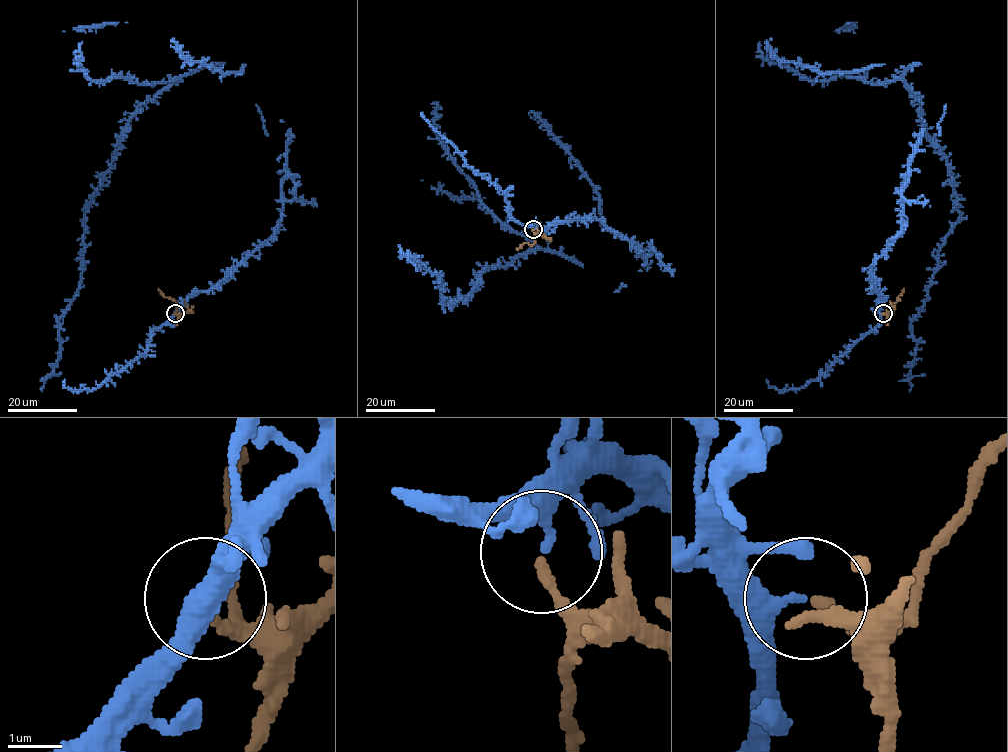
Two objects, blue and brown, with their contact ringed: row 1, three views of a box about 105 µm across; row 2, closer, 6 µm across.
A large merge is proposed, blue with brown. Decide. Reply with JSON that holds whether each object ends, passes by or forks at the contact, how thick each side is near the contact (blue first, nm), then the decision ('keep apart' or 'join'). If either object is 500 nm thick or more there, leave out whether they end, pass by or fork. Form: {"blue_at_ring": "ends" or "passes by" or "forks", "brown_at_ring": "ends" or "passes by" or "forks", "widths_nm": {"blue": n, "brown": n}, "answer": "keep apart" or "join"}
{"blue_at_ring": "ends", "brown_at_ring": "ends", "widths_nm": {"blue": 280, "brown": 190}, "answer": "keep apart"}

